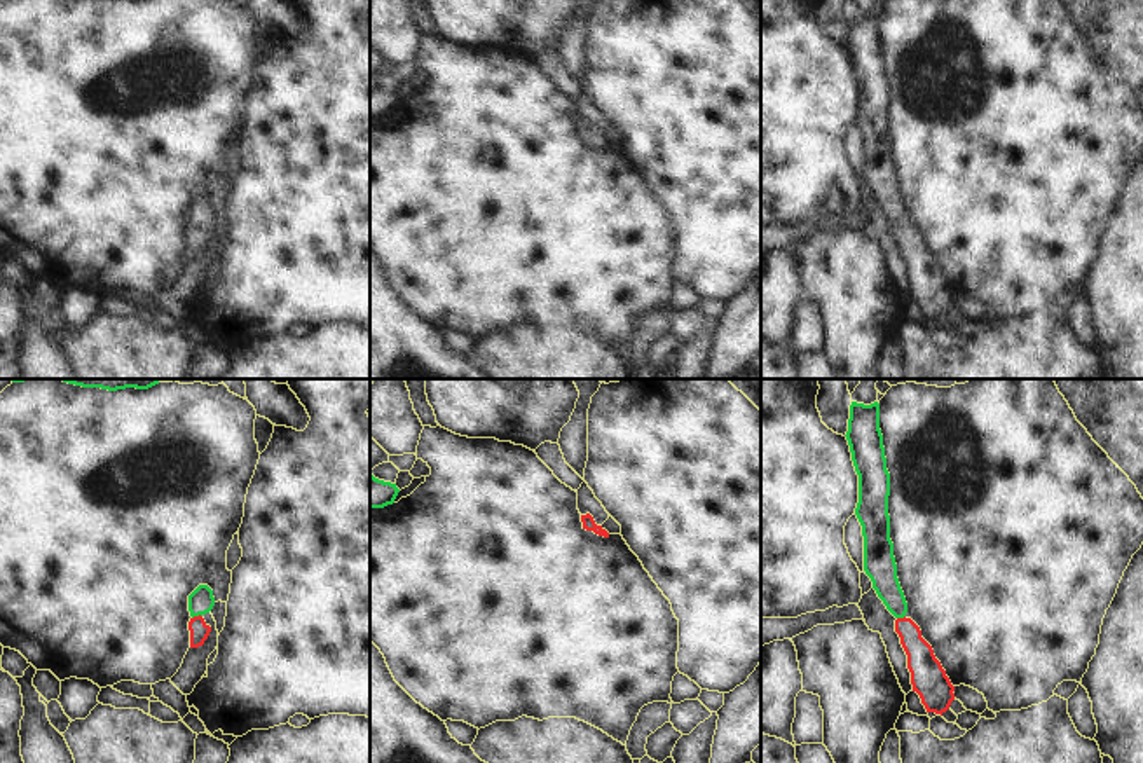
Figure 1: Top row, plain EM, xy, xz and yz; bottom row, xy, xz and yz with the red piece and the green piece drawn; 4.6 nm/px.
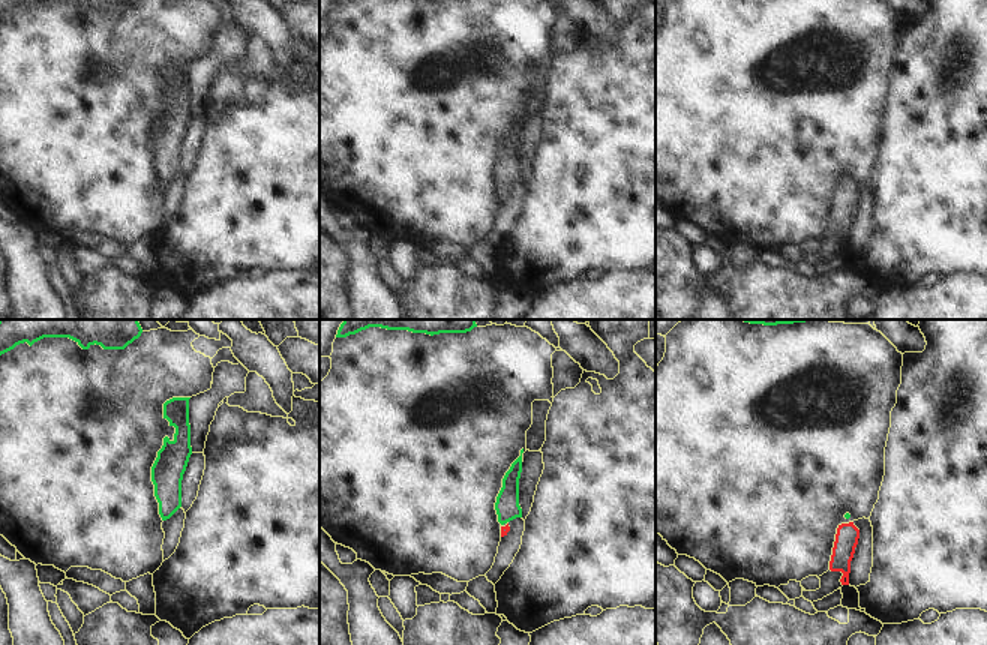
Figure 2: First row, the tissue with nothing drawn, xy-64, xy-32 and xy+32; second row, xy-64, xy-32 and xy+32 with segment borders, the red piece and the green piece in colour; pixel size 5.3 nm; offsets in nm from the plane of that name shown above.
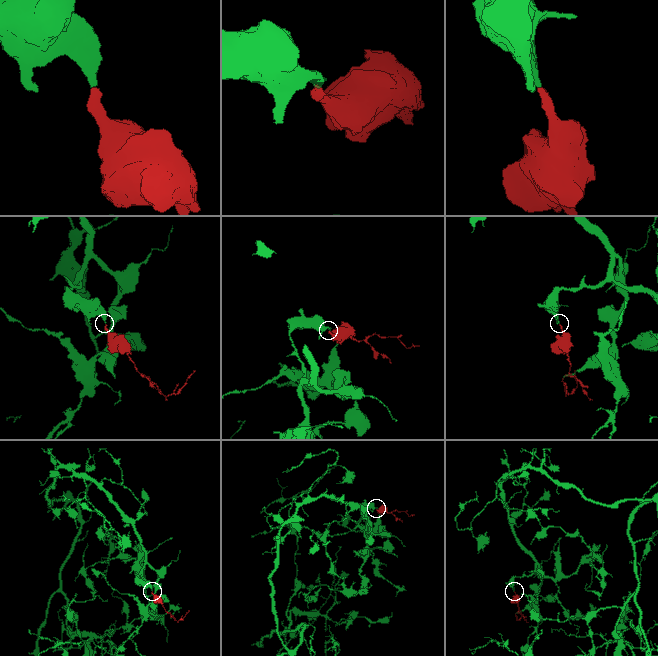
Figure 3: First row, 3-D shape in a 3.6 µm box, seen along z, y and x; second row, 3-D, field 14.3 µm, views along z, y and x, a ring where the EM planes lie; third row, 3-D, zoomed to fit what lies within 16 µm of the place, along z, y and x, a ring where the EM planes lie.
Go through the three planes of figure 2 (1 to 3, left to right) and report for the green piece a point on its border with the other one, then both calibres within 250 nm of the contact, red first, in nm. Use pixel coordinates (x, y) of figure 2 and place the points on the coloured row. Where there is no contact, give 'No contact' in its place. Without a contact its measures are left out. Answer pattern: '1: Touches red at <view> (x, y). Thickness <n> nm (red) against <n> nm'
1: No contact
2: No contact
3: No contact

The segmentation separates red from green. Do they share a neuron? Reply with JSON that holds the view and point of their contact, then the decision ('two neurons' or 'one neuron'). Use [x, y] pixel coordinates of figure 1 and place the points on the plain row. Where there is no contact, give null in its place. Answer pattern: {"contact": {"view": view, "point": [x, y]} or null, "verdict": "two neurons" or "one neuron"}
{"contact": {"view": "xy", "point": [196, 226]}, "verdict": "one neuron"}

